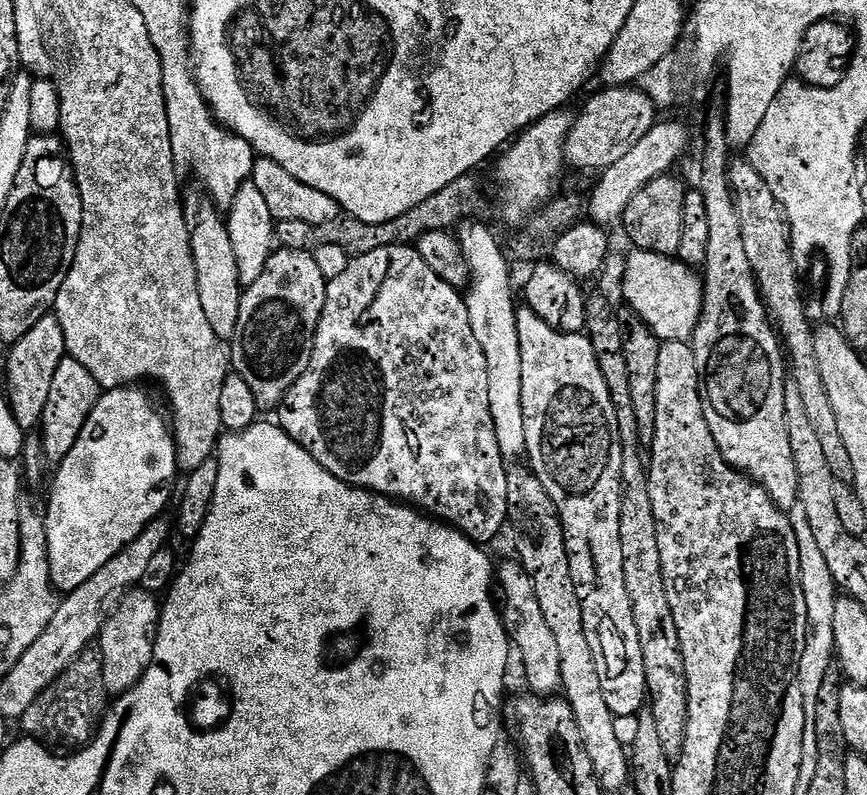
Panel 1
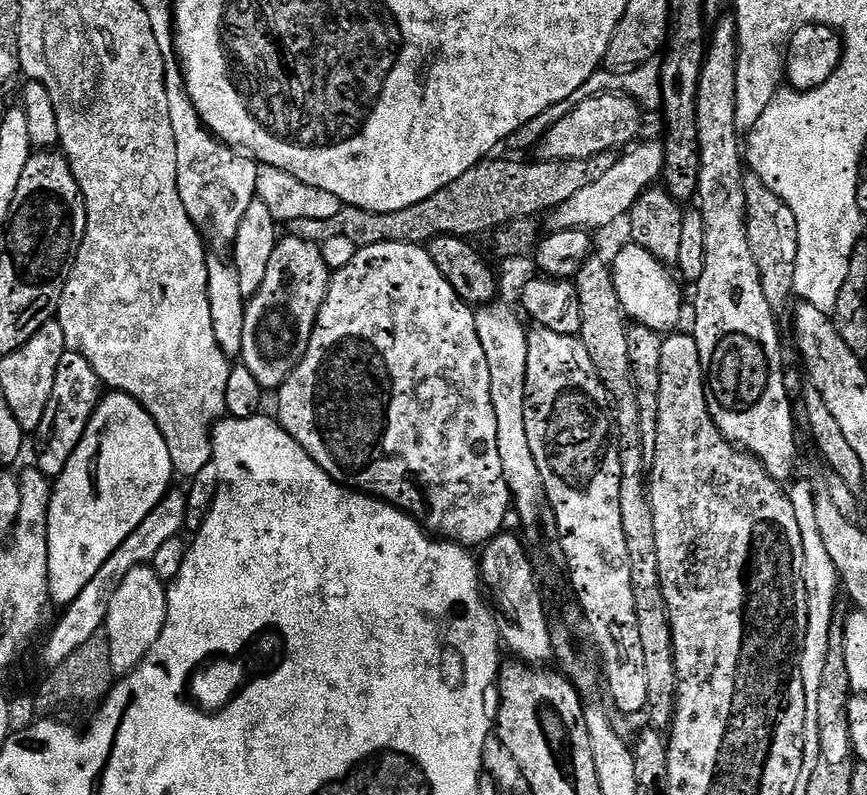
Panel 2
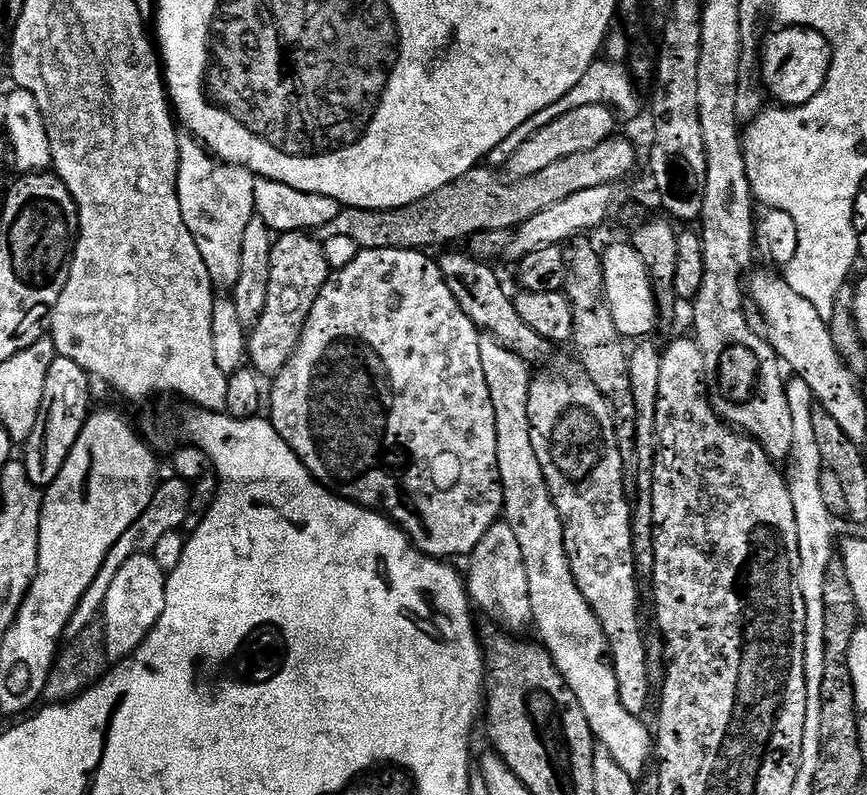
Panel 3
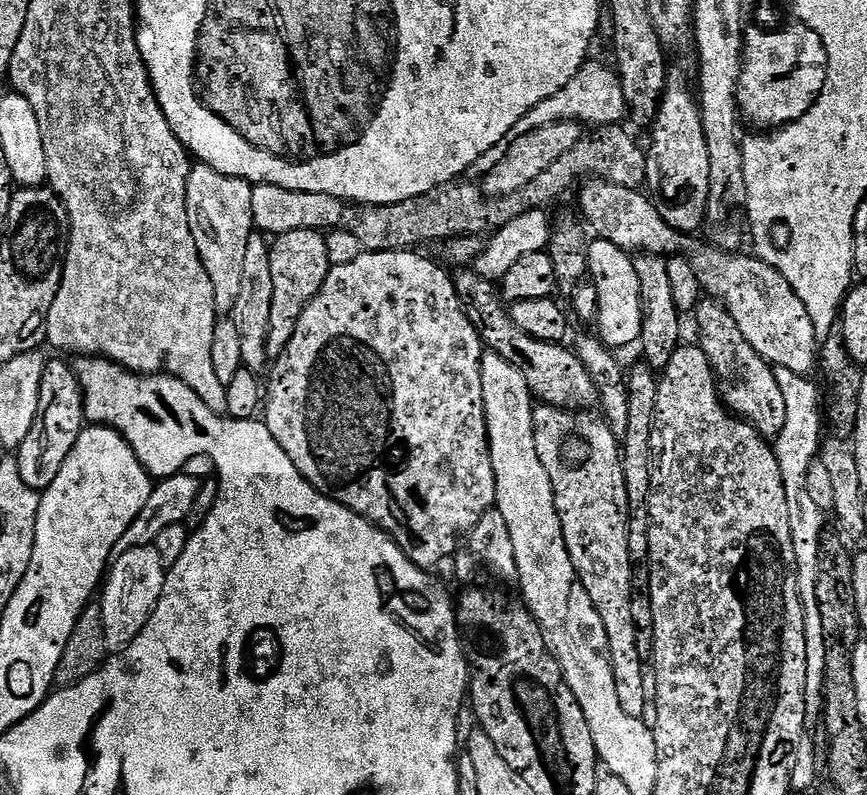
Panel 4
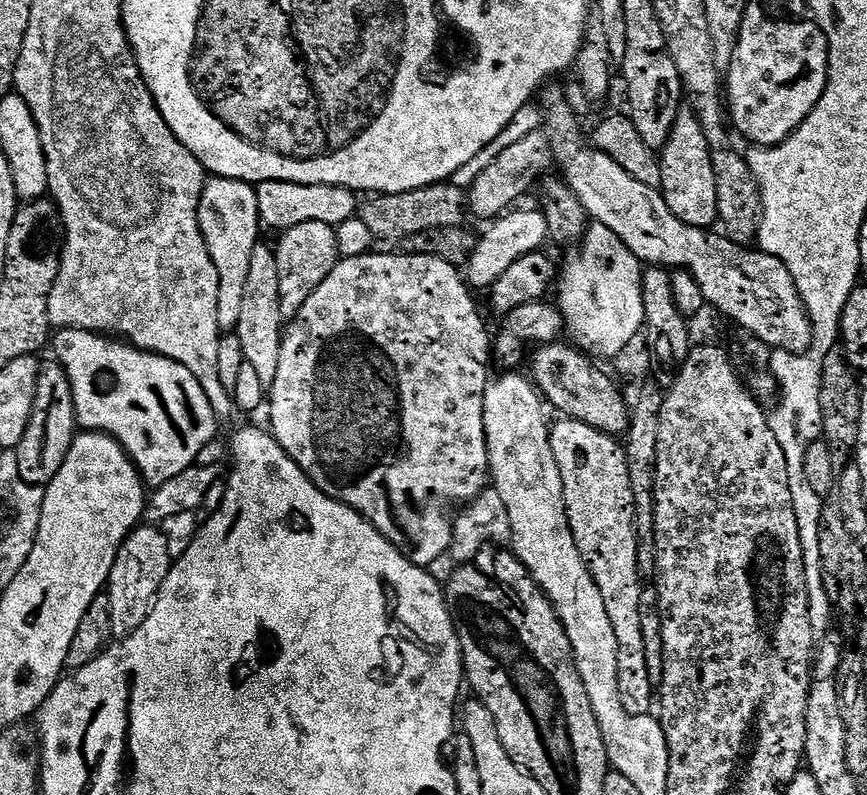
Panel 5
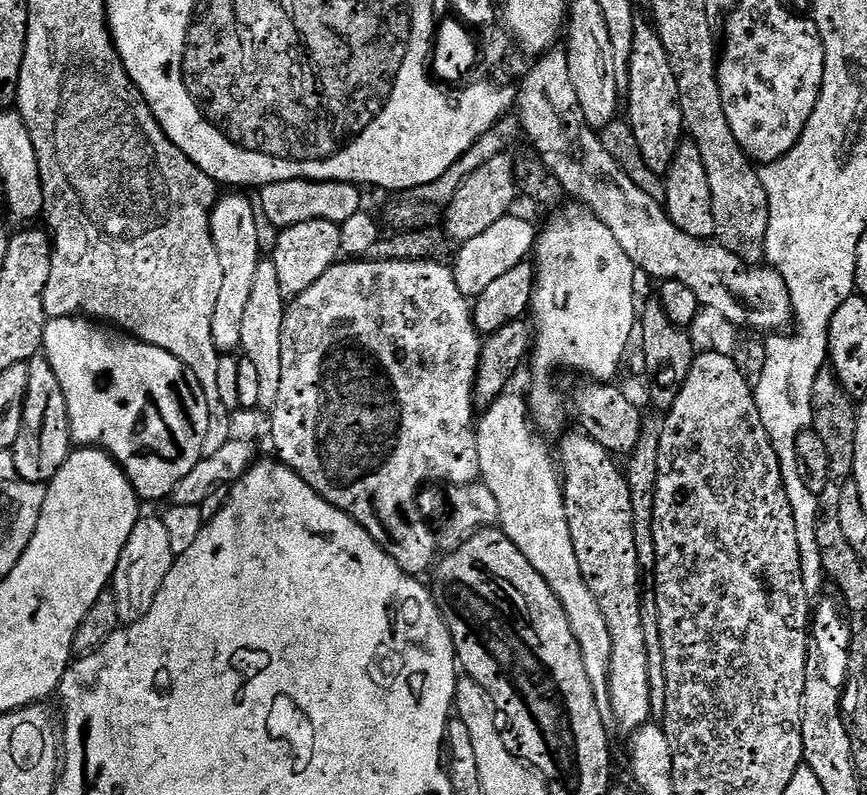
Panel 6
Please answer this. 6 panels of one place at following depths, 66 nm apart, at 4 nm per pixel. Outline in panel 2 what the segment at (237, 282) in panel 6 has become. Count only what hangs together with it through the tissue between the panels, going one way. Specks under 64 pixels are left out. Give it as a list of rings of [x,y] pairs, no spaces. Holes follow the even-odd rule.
[[[169,67],[164,74],[164,81],[168,87],[168,101],[170,102],[170,126],[174,126],[174,146],[178,146],[178,194],[182,198],[182,206],[197,228],[206,233],[207,239],[216,244],[230,246],[236,241],[238,225],[243,215],[250,208],[250,202],[257,199],[256,183],[260,168],[251,155],[227,144],[221,144],[200,120],[195,107],[182,83],[182,72],[179,67]]]

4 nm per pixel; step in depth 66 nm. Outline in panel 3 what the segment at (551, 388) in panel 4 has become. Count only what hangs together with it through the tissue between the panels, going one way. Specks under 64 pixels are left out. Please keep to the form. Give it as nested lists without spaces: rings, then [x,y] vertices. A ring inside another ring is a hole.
[[[456,250],[447,251],[450,253],[439,257],[440,272],[450,286],[458,306],[462,307],[463,313],[474,322],[476,328],[495,337],[504,348],[523,358],[525,363],[534,364],[534,361],[548,355],[554,349],[553,343],[544,339],[519,317],[513,297],[510,294],[508,296],[497,274],[491,269],[493,267],[467,253],[452,251]]]

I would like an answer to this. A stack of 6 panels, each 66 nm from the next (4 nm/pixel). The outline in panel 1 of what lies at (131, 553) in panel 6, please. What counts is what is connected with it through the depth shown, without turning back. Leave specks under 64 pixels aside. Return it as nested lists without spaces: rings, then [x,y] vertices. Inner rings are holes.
[[[133,590],[125,596],[111,619],[104,624],[98,637],[98,647],[102,650],[104,659],[109,697],[115,698],[129,692],[152,665],[161,607],[161,601],[153,593],[147,590]]]

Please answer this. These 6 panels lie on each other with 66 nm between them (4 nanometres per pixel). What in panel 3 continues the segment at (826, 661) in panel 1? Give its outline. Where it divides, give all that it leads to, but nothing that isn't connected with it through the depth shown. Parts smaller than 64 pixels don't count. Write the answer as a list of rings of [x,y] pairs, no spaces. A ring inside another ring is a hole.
[[[799,378],[787,381],[786,391],[790,406],[790,422],[794,430],[794,442],[786,461],[786,479],[790,490],[790,502],[794,502],[794,518],[798,522],[798,554],[800,555],[800,573],[798,582],[804,592],[806,606],[806,634],[804,636],[804,669],[806,670],[806,694],[810,698],[819,698],[822,694],[822,678],[826,674],[826,646],[824,645],[824,607],[822,606],[822,586],[826,582],[826,570],[834,559],[834,544],[832,548],[832,523],[834,517],[826,510],[826,502],[822,502],[822,482],[820,473],[825,471],[822,450],[818,450],[818,438],[814,438],[814,418],[812,409],[814,401],[810,386]]]

